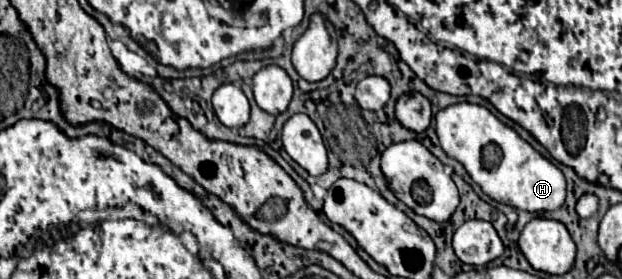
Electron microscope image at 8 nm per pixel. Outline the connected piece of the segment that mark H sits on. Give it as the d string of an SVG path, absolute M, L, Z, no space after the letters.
M471 102L441 108L435 114L435 130L441 148L451 158L459 160L467 168L469 176L481 186L481 190L495 202L511 204L527 212L551 212L563 206L563 172L487 108Z

